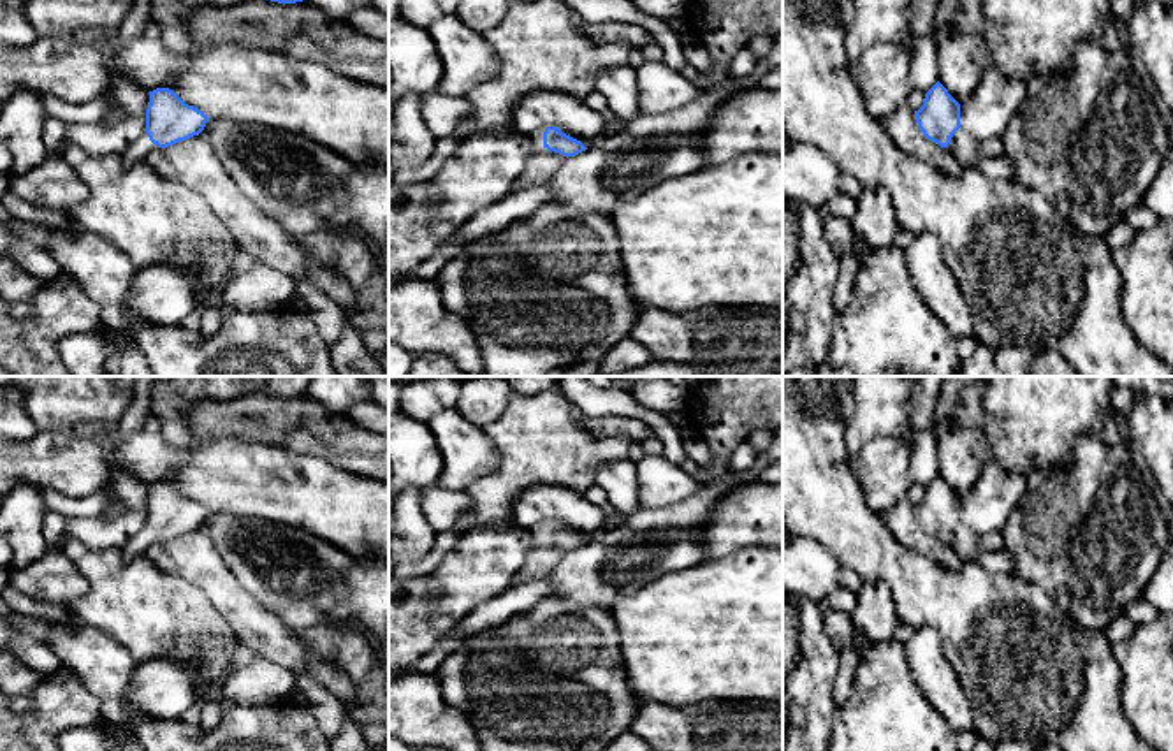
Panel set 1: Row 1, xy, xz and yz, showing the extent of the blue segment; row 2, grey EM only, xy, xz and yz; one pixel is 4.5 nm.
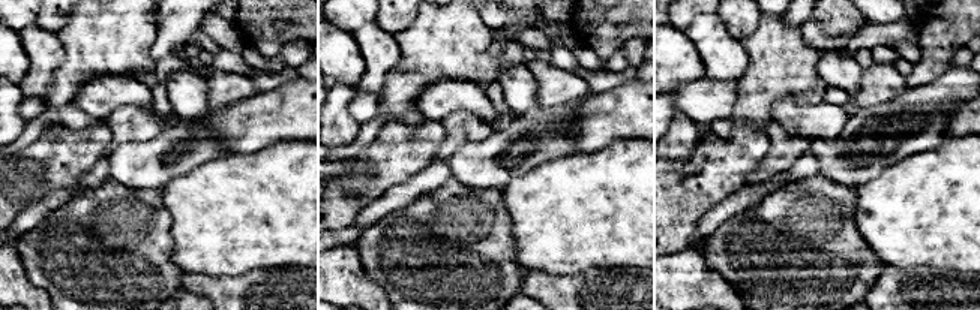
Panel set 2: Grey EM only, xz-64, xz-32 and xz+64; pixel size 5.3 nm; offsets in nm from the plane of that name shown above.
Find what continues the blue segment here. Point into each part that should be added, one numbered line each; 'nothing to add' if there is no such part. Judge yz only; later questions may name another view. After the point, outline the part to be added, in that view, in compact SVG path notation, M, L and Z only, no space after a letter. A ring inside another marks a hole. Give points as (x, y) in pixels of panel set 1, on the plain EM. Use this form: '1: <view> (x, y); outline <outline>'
1: yz (964, 542); outline M962 522L953 528L950 545L962 558L962 561L978 561L981 554L981 536Z

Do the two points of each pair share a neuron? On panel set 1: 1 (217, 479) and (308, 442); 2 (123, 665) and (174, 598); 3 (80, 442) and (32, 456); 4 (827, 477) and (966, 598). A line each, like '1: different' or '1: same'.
1: different
2: different
3: same
4: same

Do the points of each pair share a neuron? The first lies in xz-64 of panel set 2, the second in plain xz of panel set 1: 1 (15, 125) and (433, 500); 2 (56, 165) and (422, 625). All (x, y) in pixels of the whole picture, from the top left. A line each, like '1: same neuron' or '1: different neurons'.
1: different neurons
2: same neuron

